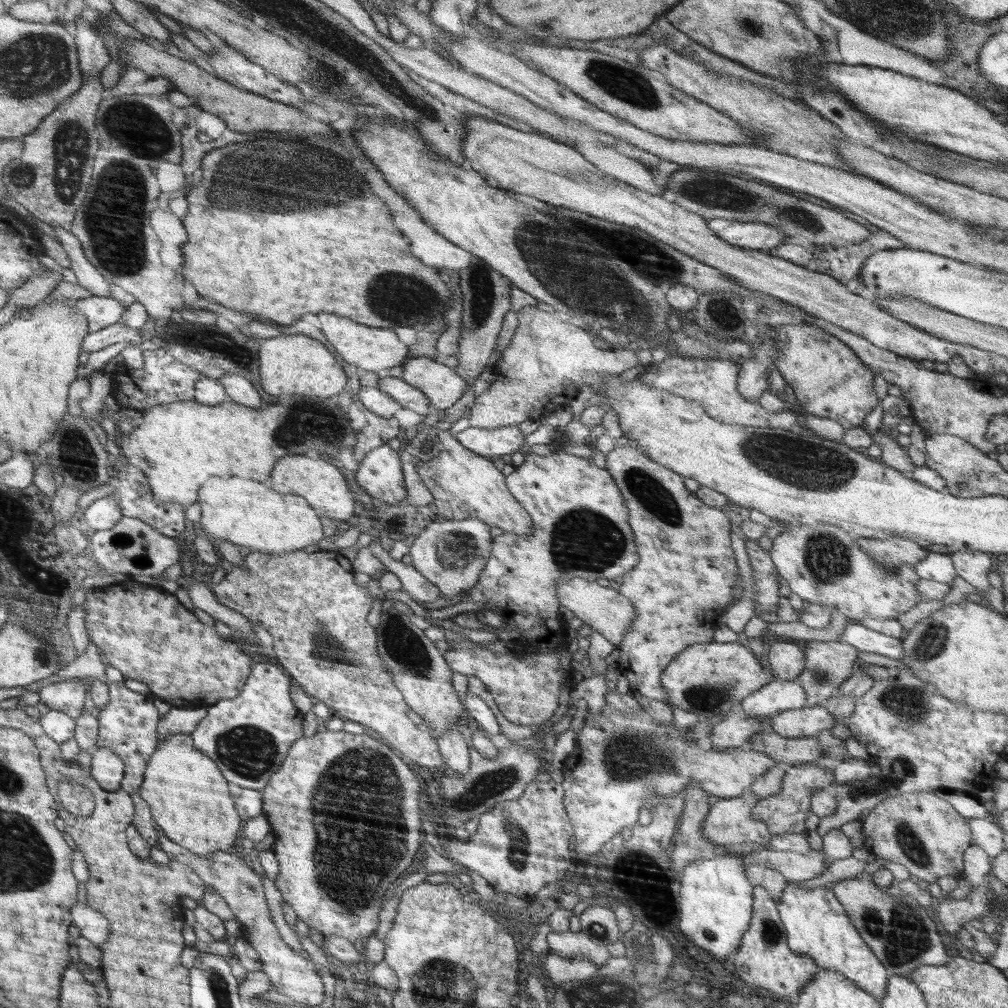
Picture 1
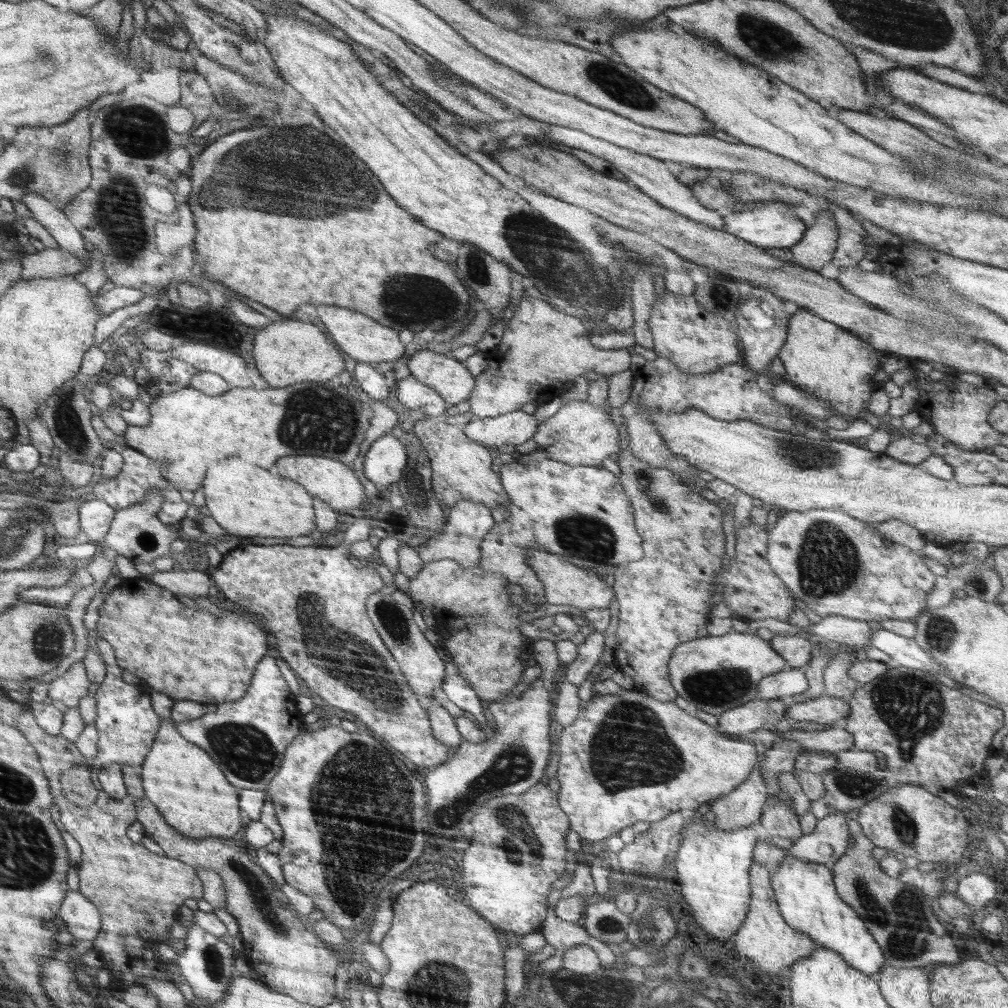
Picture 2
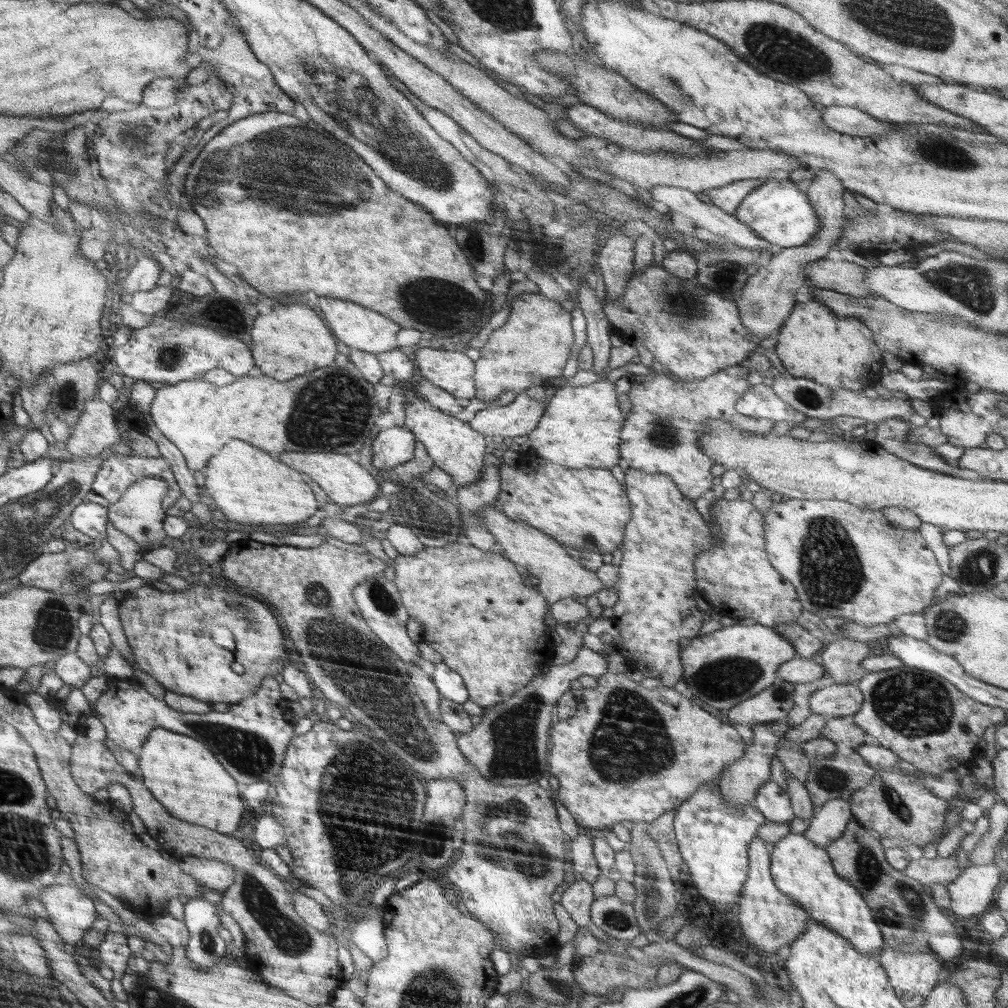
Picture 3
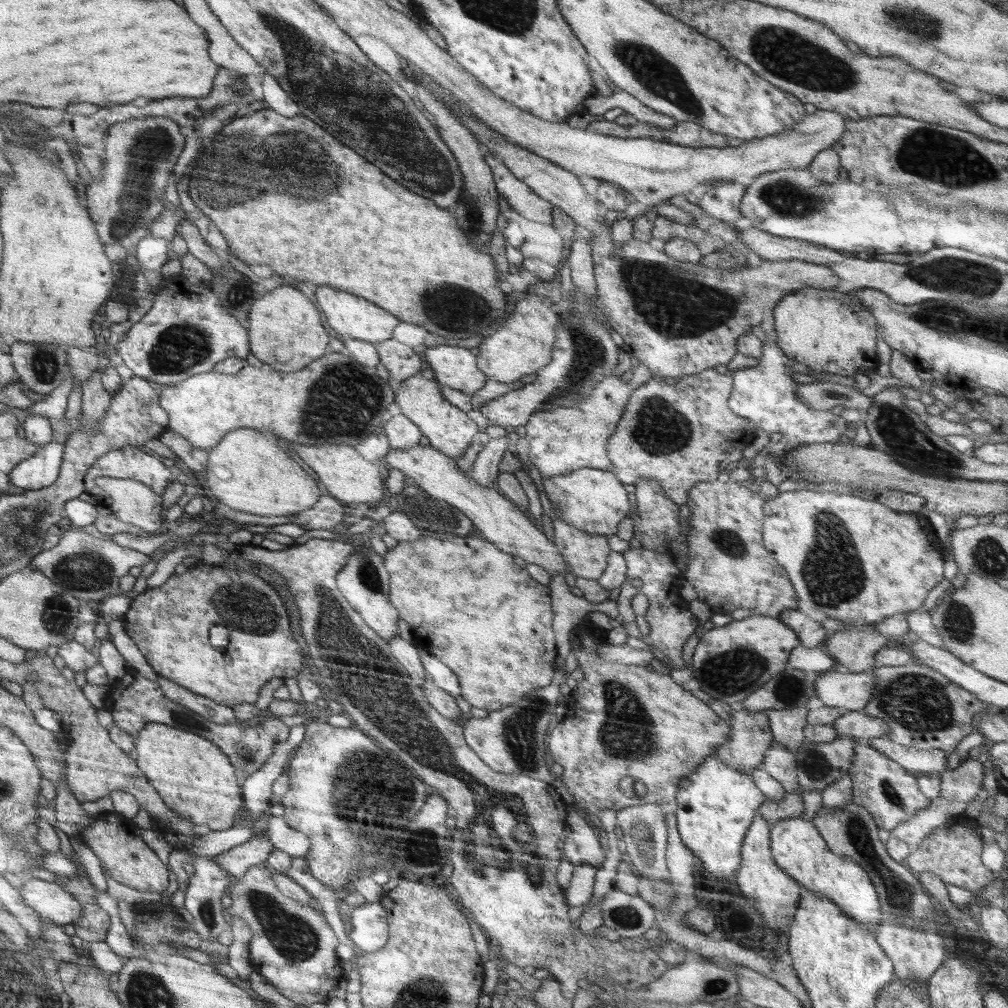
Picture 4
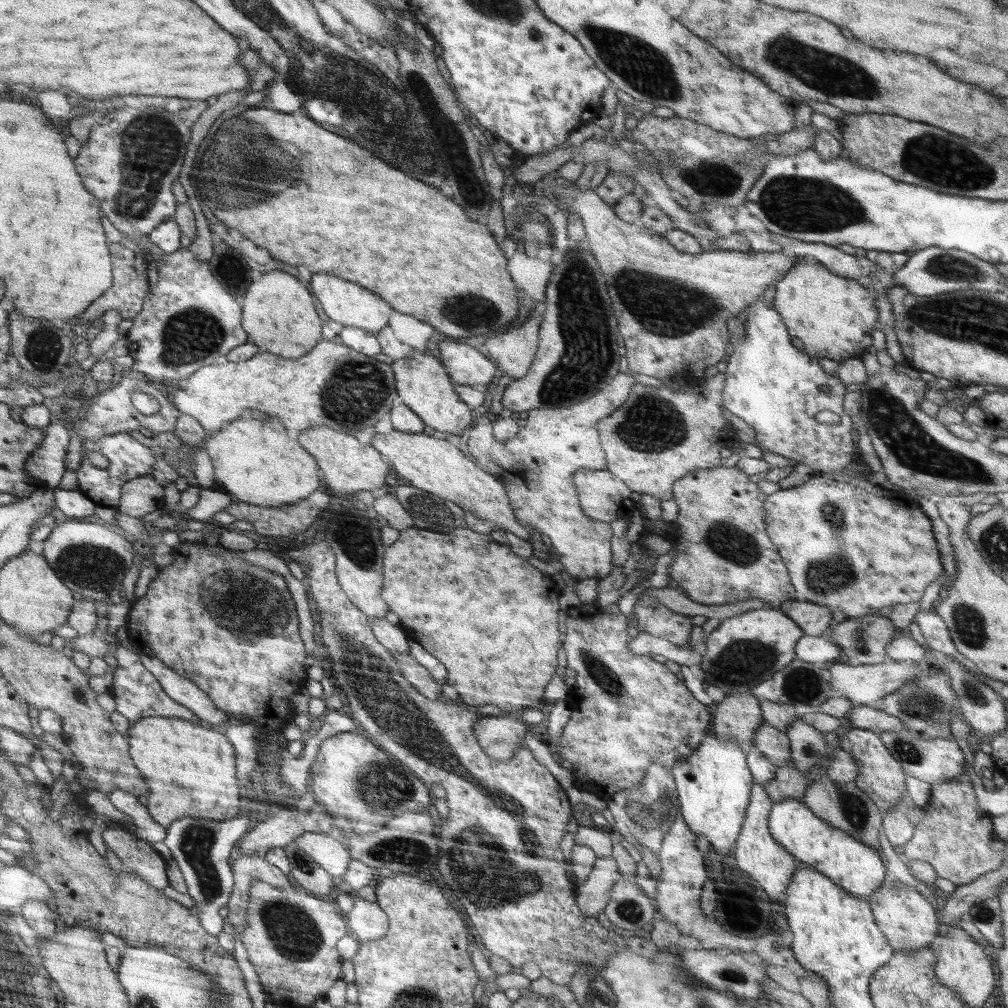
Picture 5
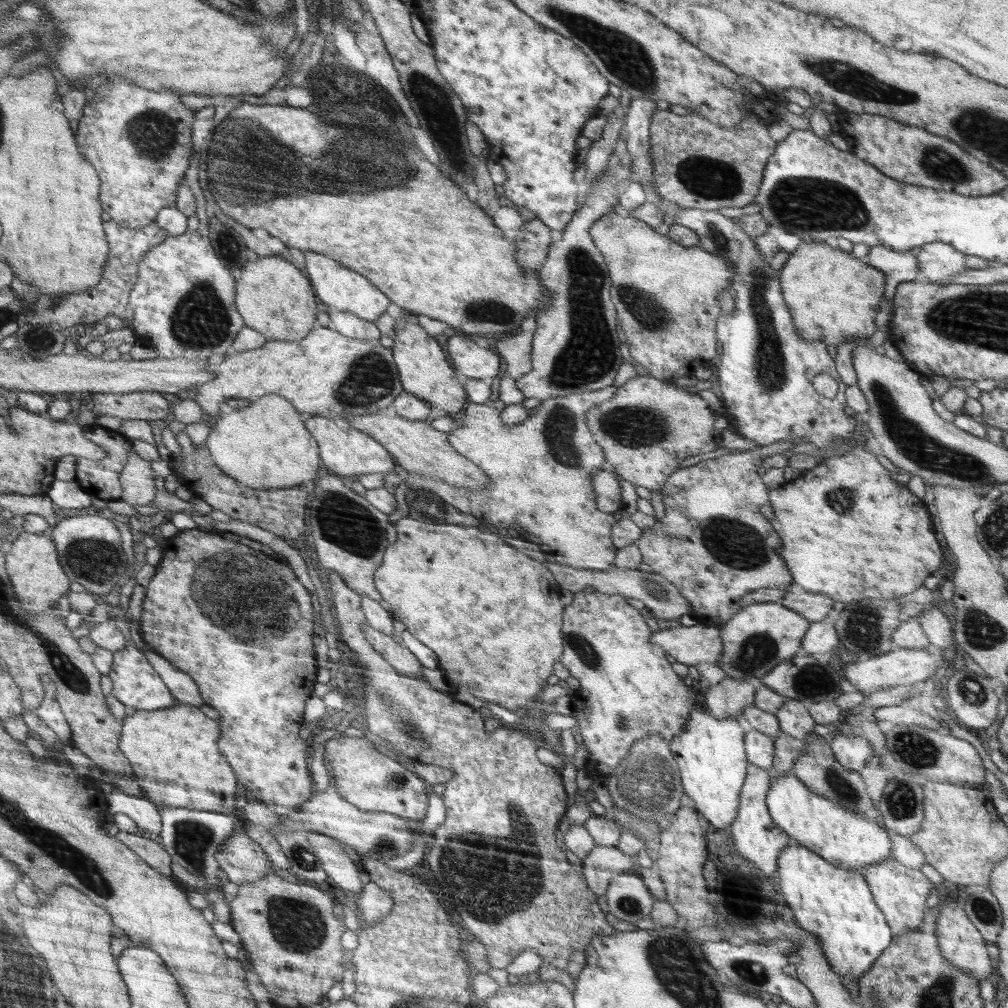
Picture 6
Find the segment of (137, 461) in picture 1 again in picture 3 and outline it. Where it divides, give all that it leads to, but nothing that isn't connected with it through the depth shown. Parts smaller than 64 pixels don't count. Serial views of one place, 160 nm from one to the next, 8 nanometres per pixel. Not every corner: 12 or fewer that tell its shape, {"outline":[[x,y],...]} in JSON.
{"outline":[[352,362],[288,381],[157,386],[158,430],[203,470],[237,438],[362,450],[378,416]]}

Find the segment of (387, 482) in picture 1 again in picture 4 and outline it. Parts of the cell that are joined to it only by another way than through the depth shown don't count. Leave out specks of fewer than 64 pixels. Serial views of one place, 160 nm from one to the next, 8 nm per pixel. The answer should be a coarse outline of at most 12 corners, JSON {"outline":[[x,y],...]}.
{"outline":[[402,413],[386,416],[390,449],[412,448],[422,431]]}

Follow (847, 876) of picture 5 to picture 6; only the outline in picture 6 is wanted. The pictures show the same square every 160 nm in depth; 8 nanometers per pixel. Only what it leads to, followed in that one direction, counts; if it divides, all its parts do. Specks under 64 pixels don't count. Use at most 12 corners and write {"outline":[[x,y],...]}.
{"outline":[[772,779],[769,814],[832,866],[890,857],[890,832],[814,794]]}

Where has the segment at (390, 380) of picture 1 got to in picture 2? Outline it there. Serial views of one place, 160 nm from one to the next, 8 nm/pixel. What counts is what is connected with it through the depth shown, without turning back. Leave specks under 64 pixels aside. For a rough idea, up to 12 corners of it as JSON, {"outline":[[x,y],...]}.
{"outline":[[412,376],[396,384],[396,399],[412,413],[444,416],[446,402]]}

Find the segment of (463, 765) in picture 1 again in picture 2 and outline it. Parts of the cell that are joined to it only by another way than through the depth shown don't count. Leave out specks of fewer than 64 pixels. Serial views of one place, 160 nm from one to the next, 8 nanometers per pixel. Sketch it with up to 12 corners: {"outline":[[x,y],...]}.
{"outline":[[442,696],[425,701],[434,738],[458,749],[463,739]]}

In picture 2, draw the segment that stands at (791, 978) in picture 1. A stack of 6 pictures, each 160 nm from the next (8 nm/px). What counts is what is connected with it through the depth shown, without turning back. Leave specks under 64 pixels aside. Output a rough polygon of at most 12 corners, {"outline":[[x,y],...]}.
{"outline":[[754,862],[751,904],[735,948],[787,976],[817,946],[780,913],[771,873]]}

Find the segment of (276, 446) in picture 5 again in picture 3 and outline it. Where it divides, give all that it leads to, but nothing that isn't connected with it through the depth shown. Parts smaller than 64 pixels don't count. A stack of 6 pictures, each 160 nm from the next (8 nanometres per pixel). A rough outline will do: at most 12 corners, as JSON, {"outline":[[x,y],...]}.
{"outline":[[233,438],[204,468],[229,521],[304,524],[302,474]]}

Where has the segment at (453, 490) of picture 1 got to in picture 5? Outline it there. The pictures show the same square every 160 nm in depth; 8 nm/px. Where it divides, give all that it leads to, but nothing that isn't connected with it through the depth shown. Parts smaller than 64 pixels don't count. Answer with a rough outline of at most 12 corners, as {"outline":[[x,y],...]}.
{"outline":[[415,350],[391,365],[398,404],[441,437],[461,436],[471,408],[444,363]]}

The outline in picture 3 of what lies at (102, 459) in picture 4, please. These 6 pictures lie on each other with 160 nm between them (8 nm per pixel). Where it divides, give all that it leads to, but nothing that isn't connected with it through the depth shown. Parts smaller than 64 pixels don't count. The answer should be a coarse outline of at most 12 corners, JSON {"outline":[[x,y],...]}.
{"outline":[[106,455],[91,484],[109,504],[144,477],[165,480],[168,510],[182,496],[164,457]]}

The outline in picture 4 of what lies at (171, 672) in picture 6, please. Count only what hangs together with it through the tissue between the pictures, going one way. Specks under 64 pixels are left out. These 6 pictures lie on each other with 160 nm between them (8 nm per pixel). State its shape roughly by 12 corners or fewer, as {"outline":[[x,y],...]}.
{"outline":[[159,674],[166,698],[222,724],[237,720],[232,707],[190,692]]}

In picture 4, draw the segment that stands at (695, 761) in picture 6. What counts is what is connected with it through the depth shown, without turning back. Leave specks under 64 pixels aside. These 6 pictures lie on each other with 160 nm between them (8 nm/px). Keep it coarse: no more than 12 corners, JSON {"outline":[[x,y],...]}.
{"outline":[[706,757],[675,801],[680,838],[735,875],[765,802],[751,774]]}

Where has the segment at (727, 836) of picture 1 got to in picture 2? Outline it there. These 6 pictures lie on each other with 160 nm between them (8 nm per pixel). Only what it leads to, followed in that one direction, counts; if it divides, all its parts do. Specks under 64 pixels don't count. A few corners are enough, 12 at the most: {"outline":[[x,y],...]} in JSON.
{"outline":[[758,767],[706,806],[715,827],[760,822],[769,791]]}

